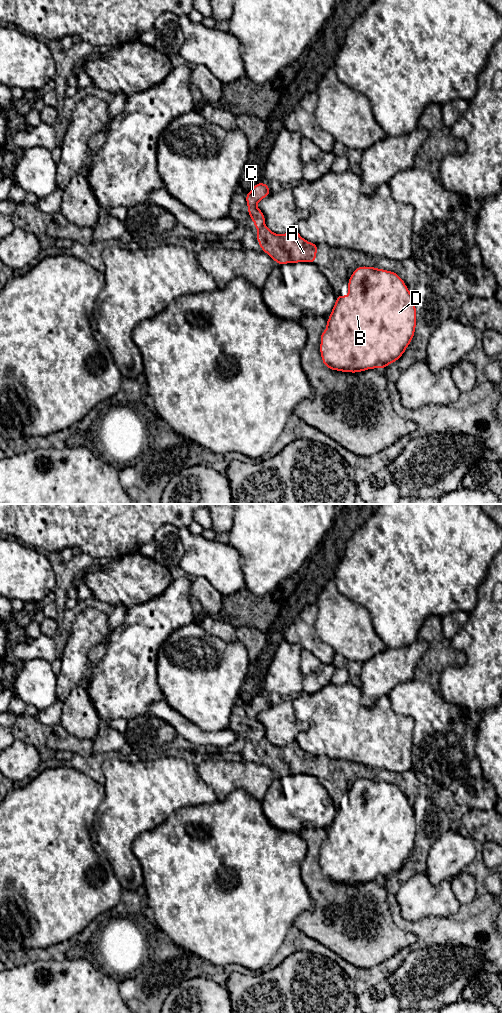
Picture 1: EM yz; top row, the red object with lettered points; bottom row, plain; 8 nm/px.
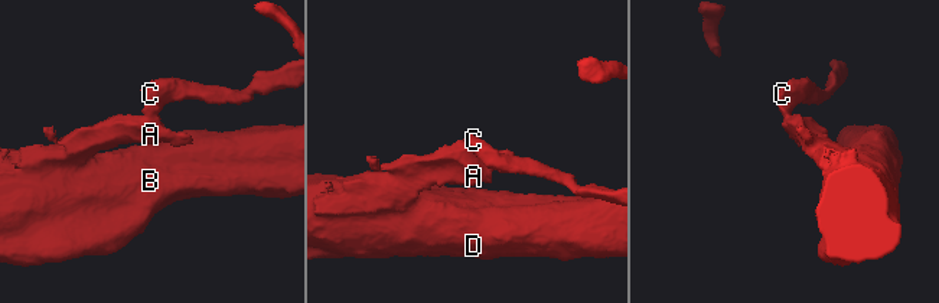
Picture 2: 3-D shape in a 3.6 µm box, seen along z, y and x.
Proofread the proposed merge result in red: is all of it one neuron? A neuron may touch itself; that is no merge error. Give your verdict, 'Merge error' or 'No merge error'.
No merge error

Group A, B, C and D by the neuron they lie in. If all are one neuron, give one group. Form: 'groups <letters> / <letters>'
groups A B C D

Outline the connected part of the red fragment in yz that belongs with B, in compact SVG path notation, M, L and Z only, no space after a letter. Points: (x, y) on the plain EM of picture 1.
M361 778L356 780L348 793L348 803L350 805L348 808L337 807L334 820L331 823L330 829L326 835L327 840L324 844L321 844L320 864L322 874L327 880L342 884L356 885L365 883L367 881L374 881L374 880L383 881L387 877L397 873L403 867L407 858L413 851L416 840L416 828L417 828L413 806L411 806L408 803L406 796L398 786L383 781L376 781L374 778L373 779Z

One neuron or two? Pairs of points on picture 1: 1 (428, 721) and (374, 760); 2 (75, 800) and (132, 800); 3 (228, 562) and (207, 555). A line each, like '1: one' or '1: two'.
1: two
2: two
3: one

